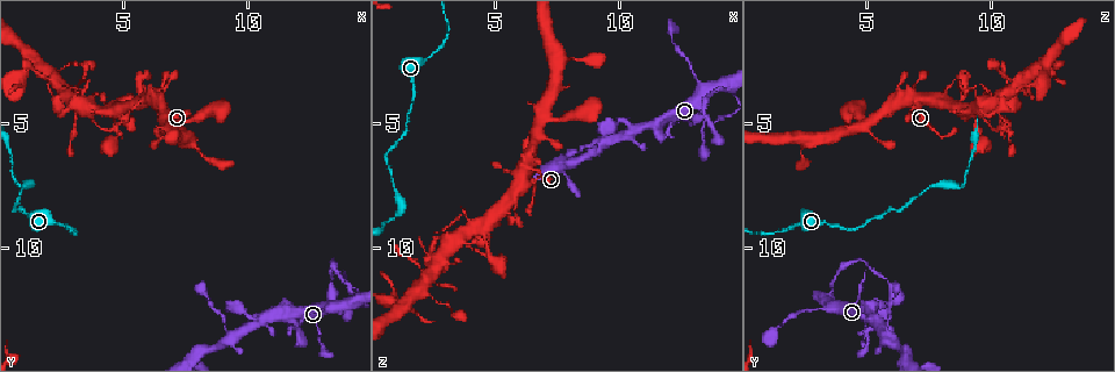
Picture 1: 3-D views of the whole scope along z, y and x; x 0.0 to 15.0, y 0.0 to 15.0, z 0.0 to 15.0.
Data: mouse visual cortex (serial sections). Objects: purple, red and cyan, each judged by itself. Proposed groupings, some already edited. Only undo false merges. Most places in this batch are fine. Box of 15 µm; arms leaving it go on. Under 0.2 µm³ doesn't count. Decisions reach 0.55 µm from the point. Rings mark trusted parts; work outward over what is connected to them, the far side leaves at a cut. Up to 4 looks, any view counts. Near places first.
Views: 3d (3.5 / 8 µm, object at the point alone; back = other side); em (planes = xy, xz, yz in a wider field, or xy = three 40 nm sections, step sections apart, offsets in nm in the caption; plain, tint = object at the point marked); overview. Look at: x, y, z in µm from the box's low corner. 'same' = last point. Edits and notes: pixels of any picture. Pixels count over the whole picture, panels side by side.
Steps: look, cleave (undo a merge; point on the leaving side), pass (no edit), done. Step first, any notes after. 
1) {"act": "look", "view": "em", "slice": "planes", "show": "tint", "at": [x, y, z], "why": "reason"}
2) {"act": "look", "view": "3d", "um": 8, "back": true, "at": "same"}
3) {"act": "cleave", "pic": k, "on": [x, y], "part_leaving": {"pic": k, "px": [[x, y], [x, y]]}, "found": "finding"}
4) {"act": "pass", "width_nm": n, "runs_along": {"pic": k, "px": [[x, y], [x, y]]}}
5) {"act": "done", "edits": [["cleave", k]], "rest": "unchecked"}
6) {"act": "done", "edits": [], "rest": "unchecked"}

{"act": "look", "view": "3d", "um": 3.5, "at": [8.4, 4.6, 4.6], "why": "calibre changes"}

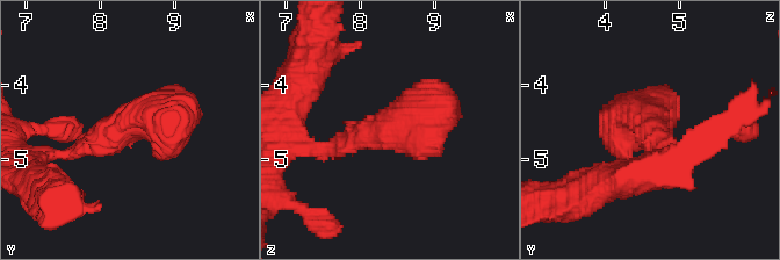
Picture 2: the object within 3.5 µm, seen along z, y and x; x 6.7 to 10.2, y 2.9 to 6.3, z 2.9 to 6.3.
{"act": "look", "view": "em", "slice": "xy", "step": 2, "show": "tint", "at": [8.30, 4.60, 4.60], "arm_widths_nm": [200, 600], "why": "need the tissue"}

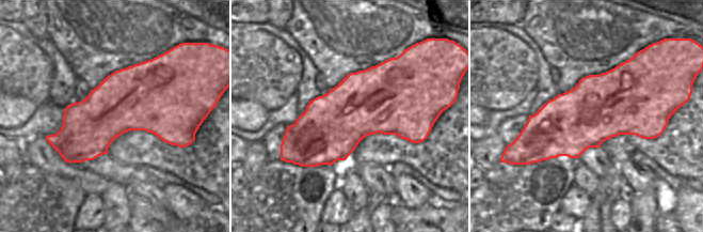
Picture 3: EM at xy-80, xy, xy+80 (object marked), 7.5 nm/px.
{"act": "pass", "width_nm": 480, "runs_along": {"pic": 2, "px": [[312, 149], [395, 131], [427, 101]]}, "found": "continuous, no second cell"}

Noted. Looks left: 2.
{"act": "look", "view": "3d", "um": 8, "at": [0.9, 7.6, 8.7], "why": "sharp bend"}

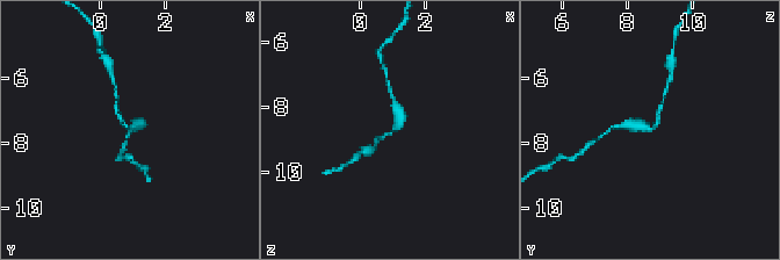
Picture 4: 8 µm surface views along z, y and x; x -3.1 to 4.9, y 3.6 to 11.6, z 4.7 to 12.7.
{"act": "look", "view": "em", "slice": "xy", "step": 1, "show": "tint", "at": [1.1, 7.6, 8.7], "arm_widths_nm": [150, 300]}

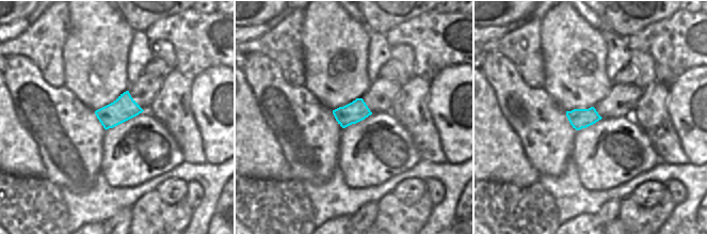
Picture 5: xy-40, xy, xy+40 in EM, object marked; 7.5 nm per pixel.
{"act": "pass", "runs_along": {"pic": 4, "px": [[622, 125], [654, 128], [663, 103]]}, "found": "continuous, no second cell"}

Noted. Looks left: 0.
{"act": "done", "edits": [], "rest": "unchecked"}

